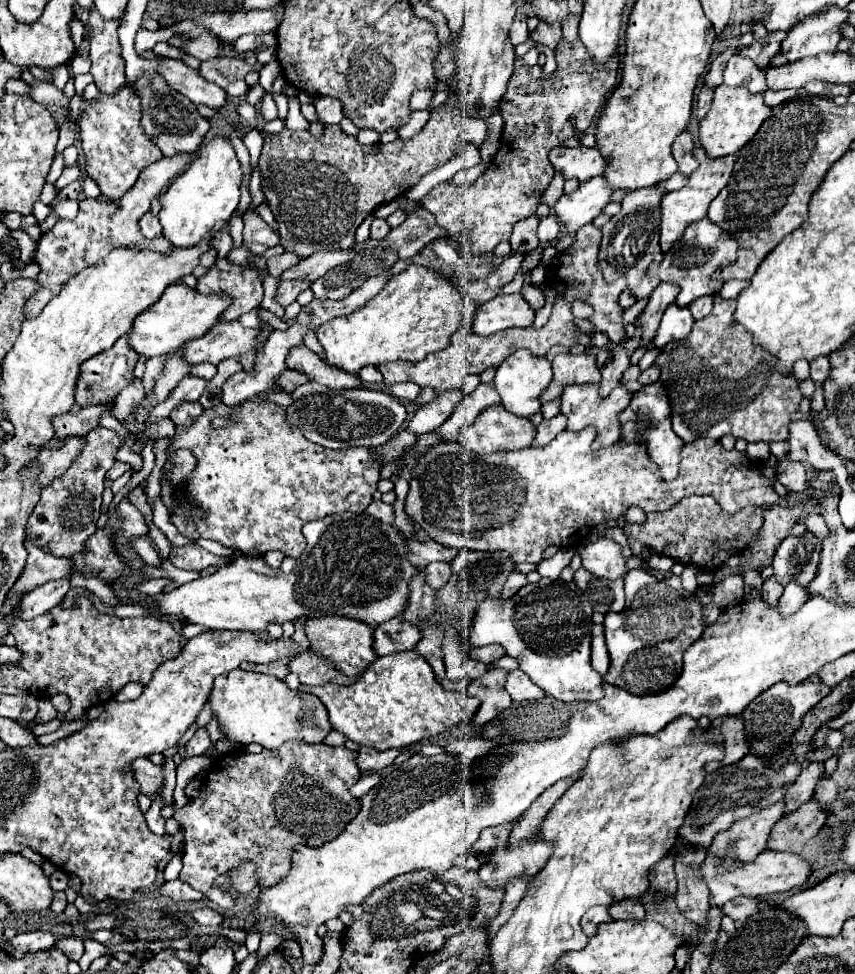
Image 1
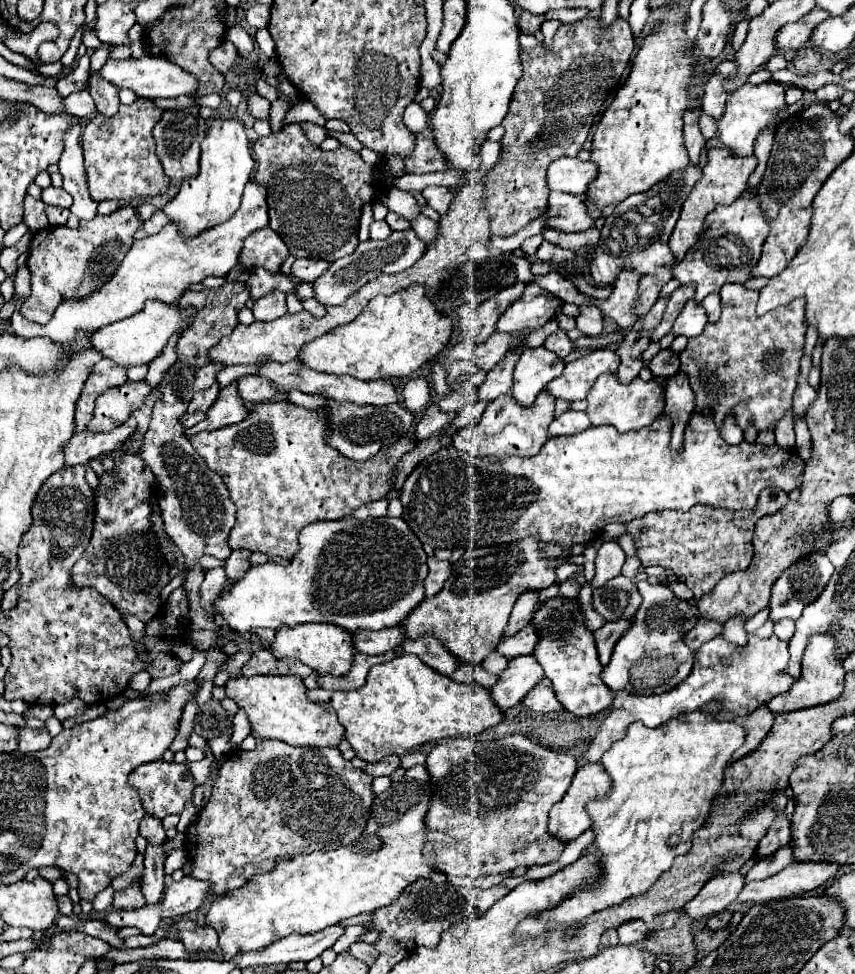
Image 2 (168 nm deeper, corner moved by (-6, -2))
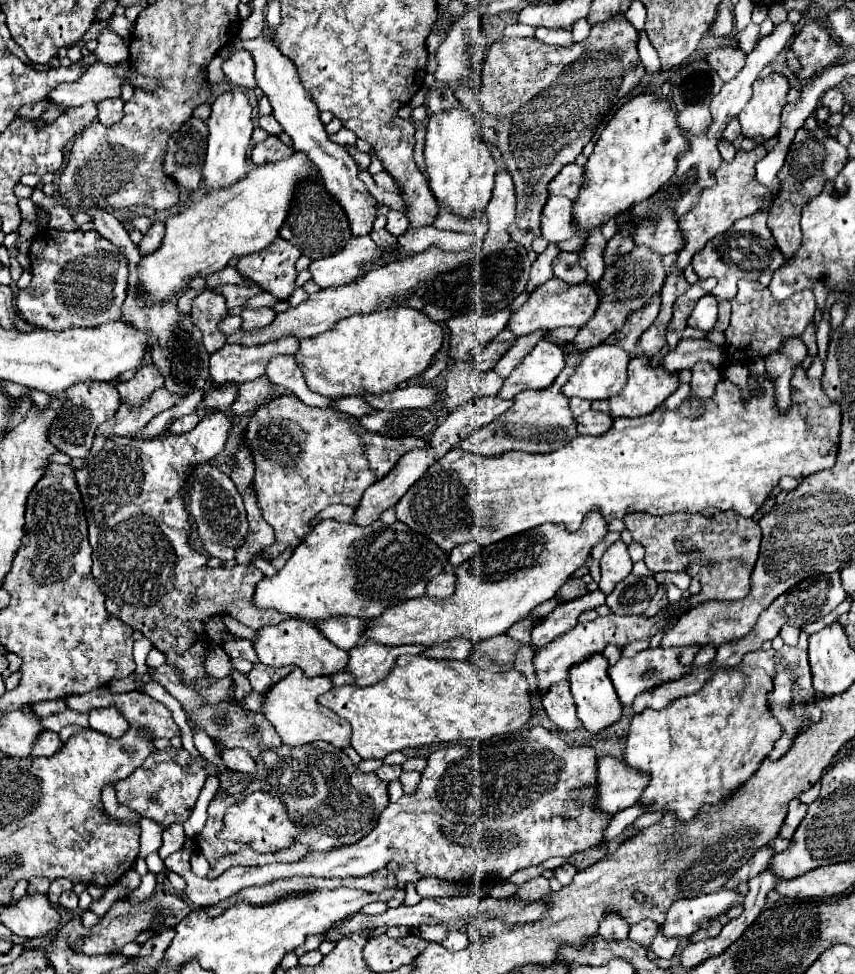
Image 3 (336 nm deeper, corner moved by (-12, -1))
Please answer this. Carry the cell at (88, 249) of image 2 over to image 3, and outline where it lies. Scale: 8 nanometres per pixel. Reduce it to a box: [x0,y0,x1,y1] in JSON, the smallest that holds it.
[17,229,127,331]

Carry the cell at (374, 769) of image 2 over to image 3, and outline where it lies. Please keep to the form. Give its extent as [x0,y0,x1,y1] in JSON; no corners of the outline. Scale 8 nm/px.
[375,765,401,781]

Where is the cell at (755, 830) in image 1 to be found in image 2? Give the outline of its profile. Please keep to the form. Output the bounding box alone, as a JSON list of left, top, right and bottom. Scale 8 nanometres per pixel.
[683,874,745,920]

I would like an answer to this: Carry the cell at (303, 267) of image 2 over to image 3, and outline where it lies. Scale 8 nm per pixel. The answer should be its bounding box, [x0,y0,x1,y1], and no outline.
[307,235,375,287]

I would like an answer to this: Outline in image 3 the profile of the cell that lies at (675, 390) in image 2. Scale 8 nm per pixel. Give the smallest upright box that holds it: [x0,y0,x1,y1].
[691,363,721,401]

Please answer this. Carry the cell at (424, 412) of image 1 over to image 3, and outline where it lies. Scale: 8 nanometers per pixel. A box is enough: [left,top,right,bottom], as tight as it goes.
[477,371,503,395]

